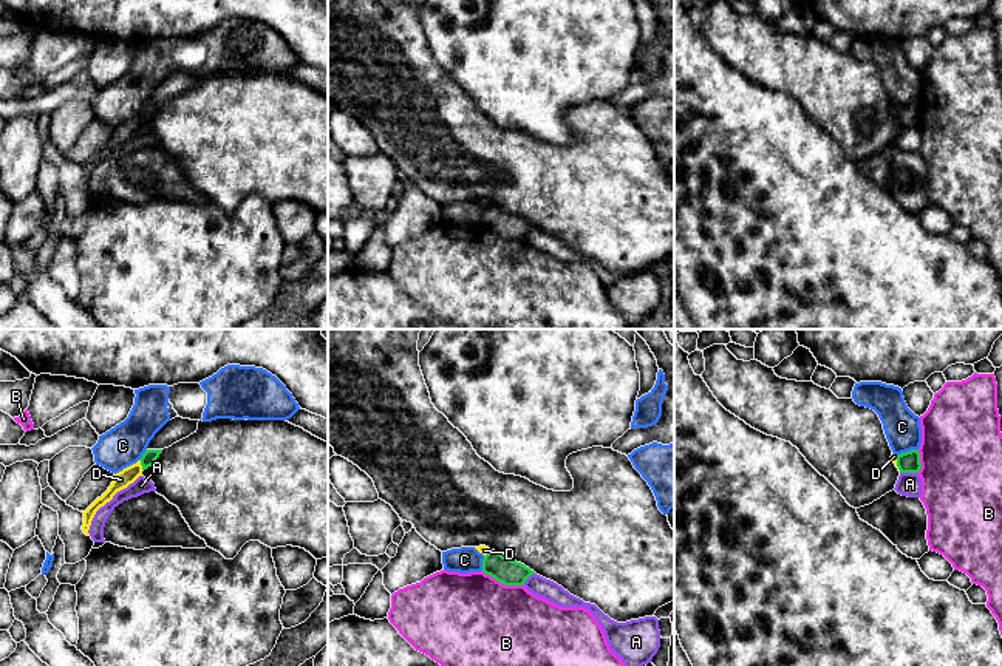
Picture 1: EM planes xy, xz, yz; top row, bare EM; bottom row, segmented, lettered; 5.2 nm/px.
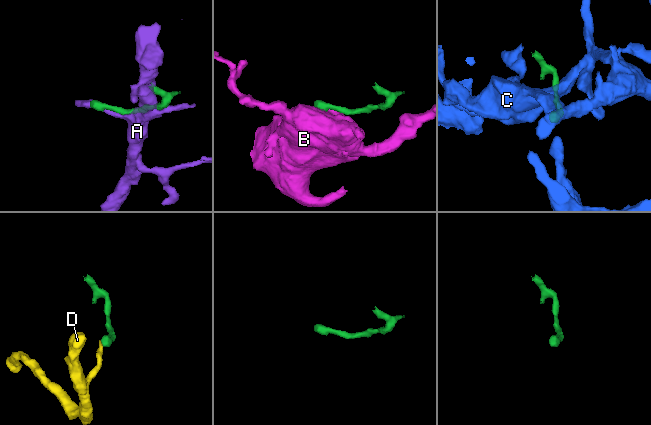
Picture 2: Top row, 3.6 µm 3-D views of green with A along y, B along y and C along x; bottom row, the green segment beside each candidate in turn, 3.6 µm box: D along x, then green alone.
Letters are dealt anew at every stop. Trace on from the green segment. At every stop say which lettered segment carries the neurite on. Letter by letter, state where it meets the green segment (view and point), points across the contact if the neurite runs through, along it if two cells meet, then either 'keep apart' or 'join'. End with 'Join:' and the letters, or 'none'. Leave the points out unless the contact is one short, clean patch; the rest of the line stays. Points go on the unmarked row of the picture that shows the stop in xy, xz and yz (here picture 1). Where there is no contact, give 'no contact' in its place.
A: meets green in yz at (909, 125); keep apart
B: meets green in xz at (503, 237); border along xz (481, 224), (504, 238), (523, 240); keep apart
C: meets green in yz at (906, 105); keep apart
D: meets green in xy at (141, 118); border along xy (139, 113), (143, 124); keep apart
Join: none

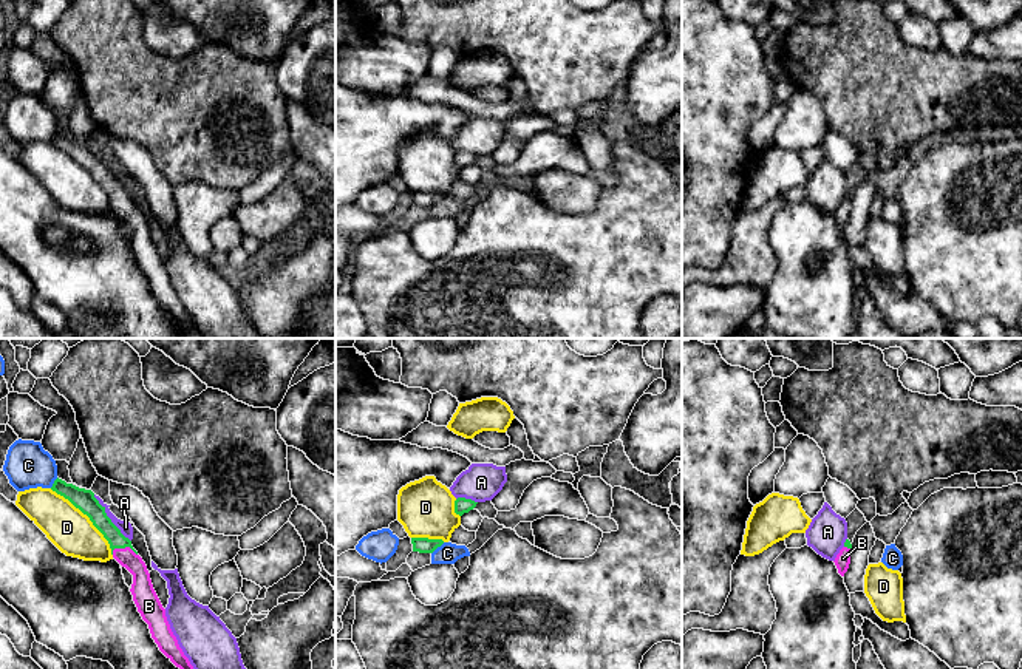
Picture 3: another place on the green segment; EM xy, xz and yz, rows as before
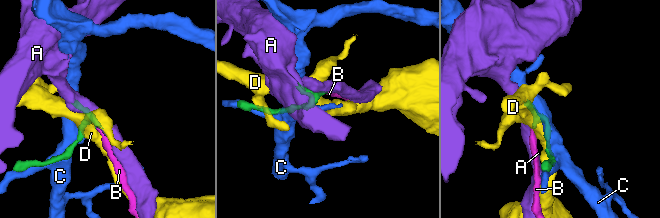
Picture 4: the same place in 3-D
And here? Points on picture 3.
A: meets green in xy at (109, 172); keep apart
B: meets green in xy at (124, 201); runs through xy (96, 167), (124, 201), (141, 229), (143, 244); join
C: meets green in xz at (438, 200); keep apart
D: meets green in xy at (88, 170); keep apart
Join: B

